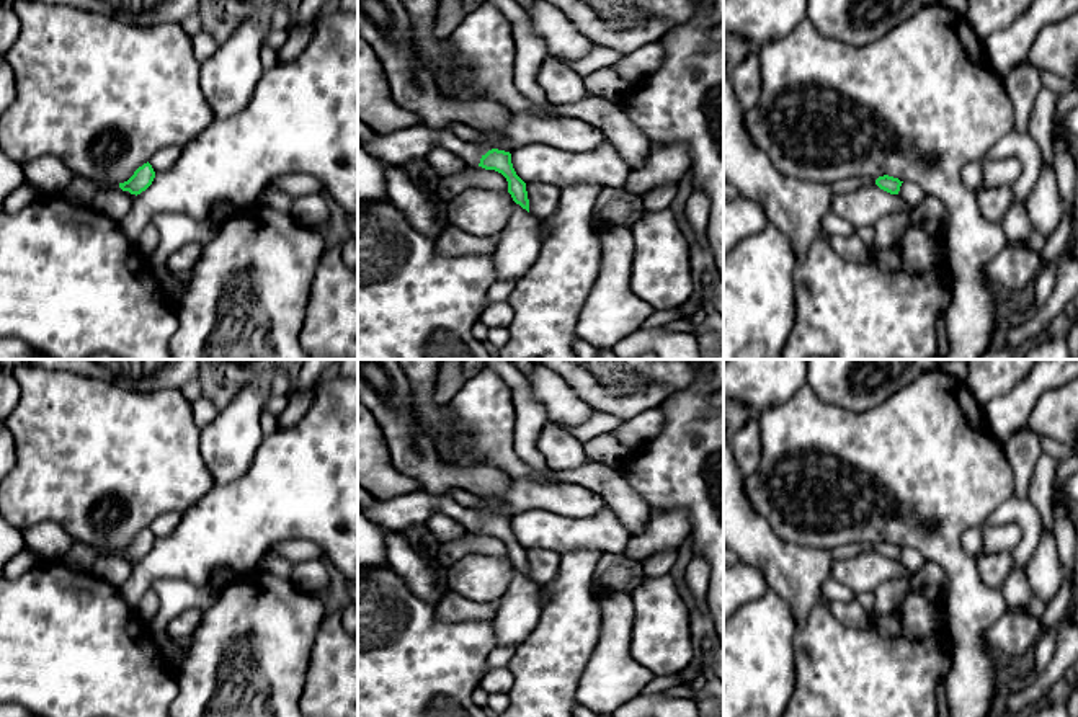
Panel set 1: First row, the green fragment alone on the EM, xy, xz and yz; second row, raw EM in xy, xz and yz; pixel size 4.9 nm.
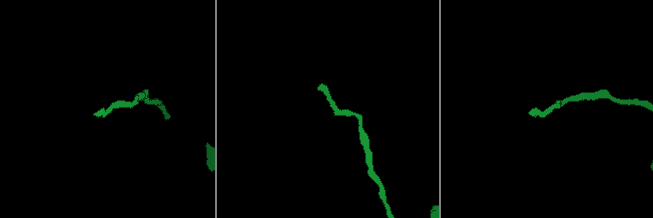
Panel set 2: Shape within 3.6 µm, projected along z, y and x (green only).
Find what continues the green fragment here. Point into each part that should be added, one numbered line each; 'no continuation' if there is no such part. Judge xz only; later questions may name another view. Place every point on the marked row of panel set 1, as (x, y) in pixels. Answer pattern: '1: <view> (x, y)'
1: xz (402, 146)

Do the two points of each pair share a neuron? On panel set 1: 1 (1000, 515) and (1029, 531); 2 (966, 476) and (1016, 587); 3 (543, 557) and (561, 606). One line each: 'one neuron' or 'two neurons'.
1: one neuron
2: two neurons
3: two neurons

